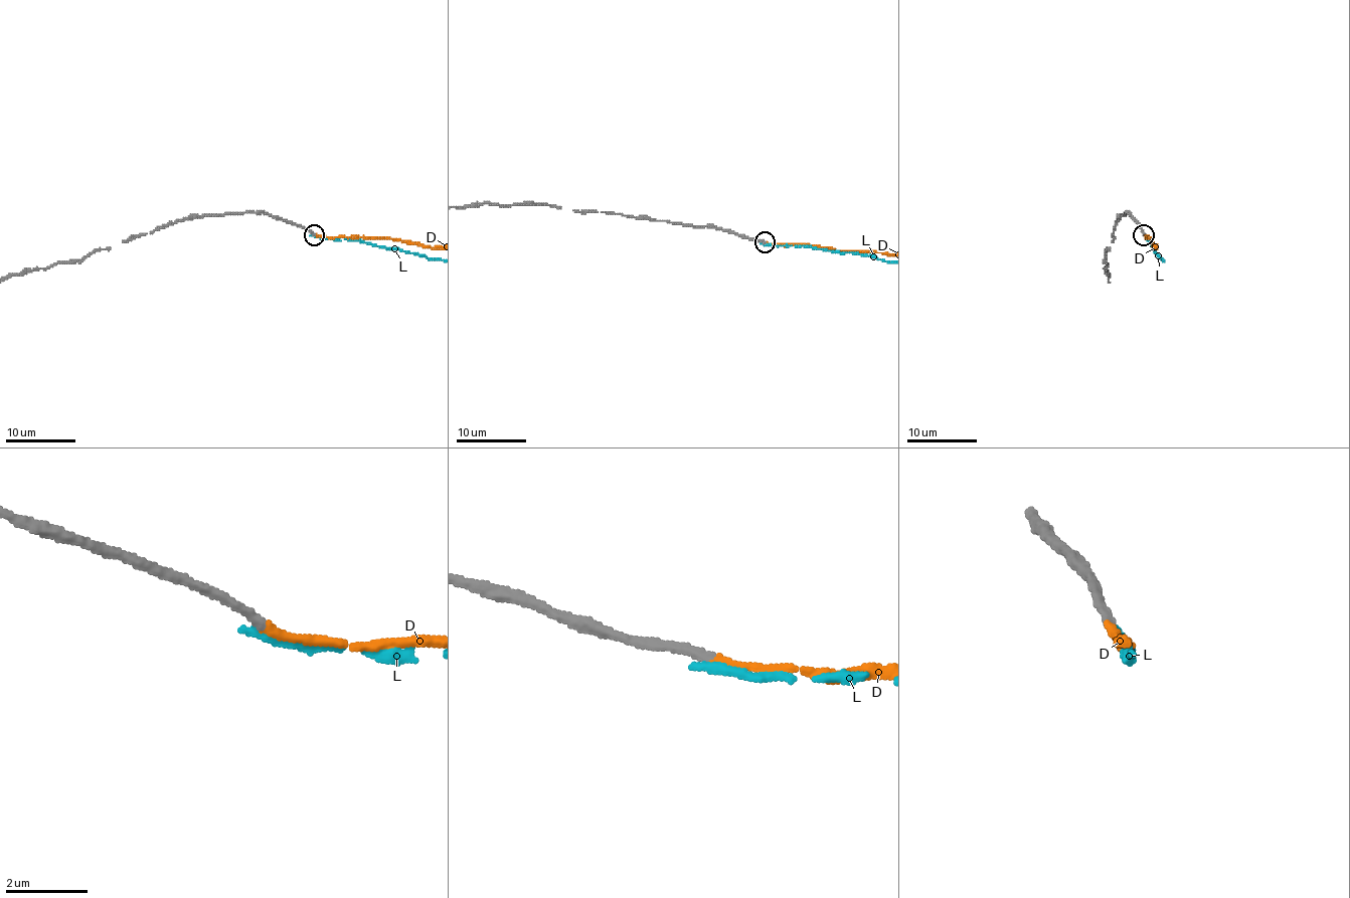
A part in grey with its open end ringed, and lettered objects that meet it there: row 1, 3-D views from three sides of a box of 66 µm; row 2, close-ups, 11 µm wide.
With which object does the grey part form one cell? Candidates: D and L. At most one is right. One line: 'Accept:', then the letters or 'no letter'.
Accept: D

